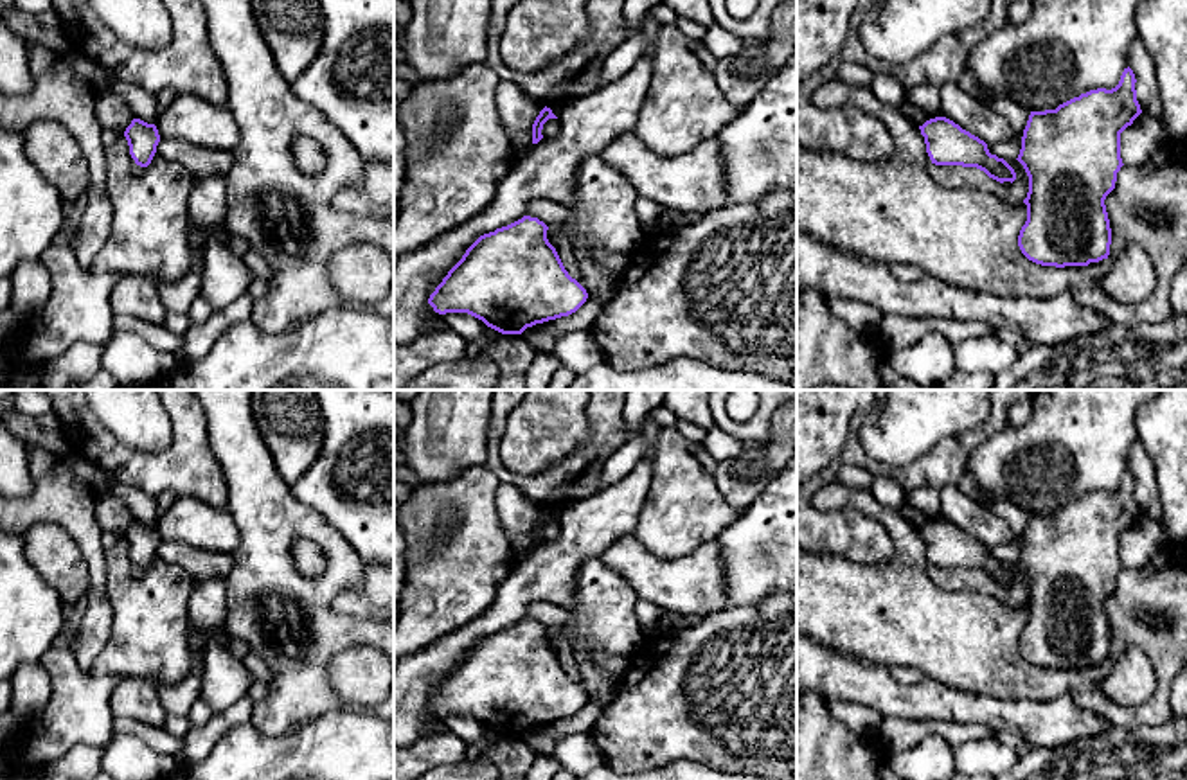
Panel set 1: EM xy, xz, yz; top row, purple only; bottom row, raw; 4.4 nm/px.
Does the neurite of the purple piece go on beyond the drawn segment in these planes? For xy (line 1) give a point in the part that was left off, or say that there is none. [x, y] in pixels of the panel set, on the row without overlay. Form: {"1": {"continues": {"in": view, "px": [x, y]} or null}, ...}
{"1": {"continues": null}}

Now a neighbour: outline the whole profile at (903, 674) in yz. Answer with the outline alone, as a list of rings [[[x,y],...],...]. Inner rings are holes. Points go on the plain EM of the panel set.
[[[894,665],[888,670],[894,681],[897,681],[899,685],[917,685],[926,678],[919,669],[906,665]]]

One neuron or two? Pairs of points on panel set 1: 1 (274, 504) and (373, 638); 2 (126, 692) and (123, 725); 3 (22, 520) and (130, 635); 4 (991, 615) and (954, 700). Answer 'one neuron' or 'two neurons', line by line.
1: one neuron
2: two neurons
3: two neurons
4: two neurons

